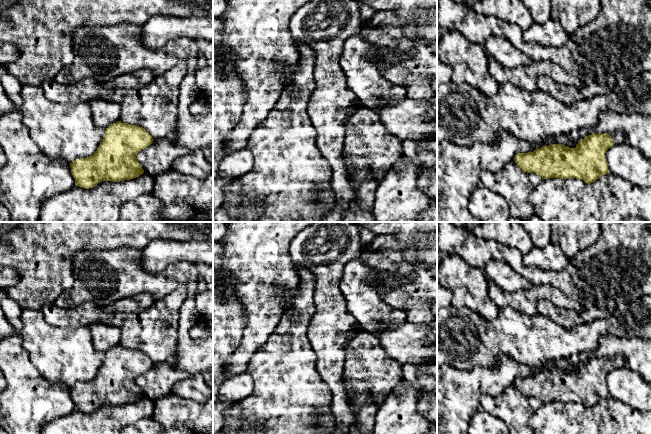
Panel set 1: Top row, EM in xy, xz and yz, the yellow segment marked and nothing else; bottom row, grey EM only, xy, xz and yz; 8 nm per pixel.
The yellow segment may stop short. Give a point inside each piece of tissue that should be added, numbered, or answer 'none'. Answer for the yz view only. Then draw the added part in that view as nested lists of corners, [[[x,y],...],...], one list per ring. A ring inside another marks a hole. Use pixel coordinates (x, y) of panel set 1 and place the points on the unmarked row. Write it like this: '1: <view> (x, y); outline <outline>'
1: yz (618, 361); outline [[[616,355],[616,356],[610,357],[610,360],[613,363],[615,369],[620,369],[624,367],[624,359],[622,356]]]

